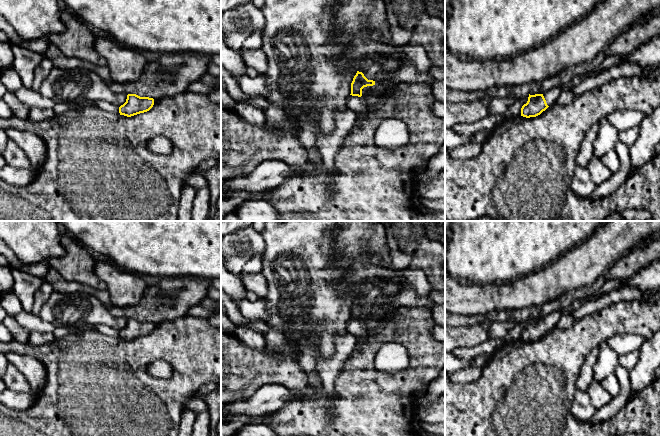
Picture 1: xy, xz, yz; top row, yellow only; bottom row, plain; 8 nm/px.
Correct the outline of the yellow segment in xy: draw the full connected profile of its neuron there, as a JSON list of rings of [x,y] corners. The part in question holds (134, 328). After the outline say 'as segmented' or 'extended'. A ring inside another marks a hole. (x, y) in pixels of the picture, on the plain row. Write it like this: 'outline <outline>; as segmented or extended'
outline [[[128,318],[126,326],[119,331],[120,339],[131,341],[149,335],[154,329],[154,323]]]; as segmented

